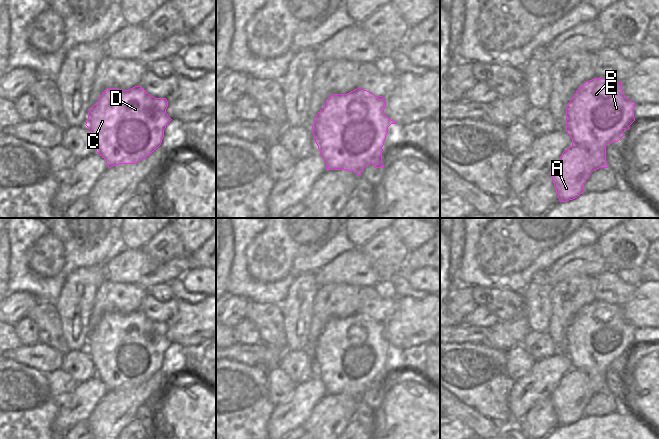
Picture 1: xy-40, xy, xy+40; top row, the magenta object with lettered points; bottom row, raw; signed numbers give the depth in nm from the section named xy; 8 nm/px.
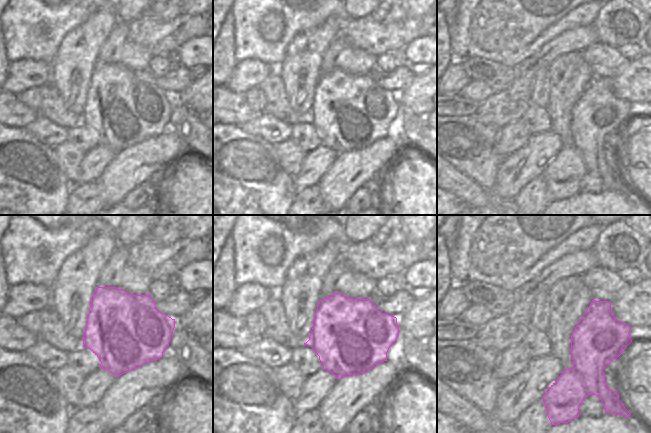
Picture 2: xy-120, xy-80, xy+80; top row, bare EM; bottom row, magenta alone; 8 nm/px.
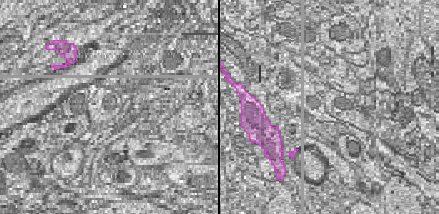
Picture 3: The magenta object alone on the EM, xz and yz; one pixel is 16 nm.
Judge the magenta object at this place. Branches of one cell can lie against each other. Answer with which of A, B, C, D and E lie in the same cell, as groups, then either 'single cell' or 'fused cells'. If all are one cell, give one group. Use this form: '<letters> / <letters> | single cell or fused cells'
A / B C D E | fused cells

